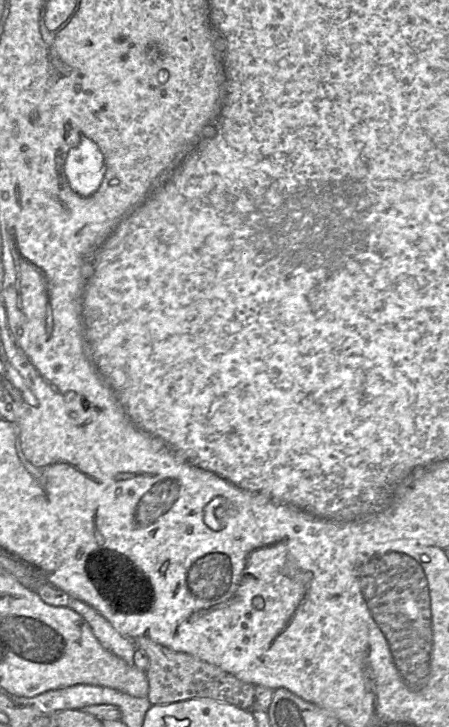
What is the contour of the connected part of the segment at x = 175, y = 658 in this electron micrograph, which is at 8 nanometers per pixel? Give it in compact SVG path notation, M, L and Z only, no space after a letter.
M145 636L132 639L136 648L145 652L149 659L145 671L149 690L147 698L152 705L166 705L189 699L211 699L248 710L255 701L255 686L239 680L219 667L190 654L166 648Z

